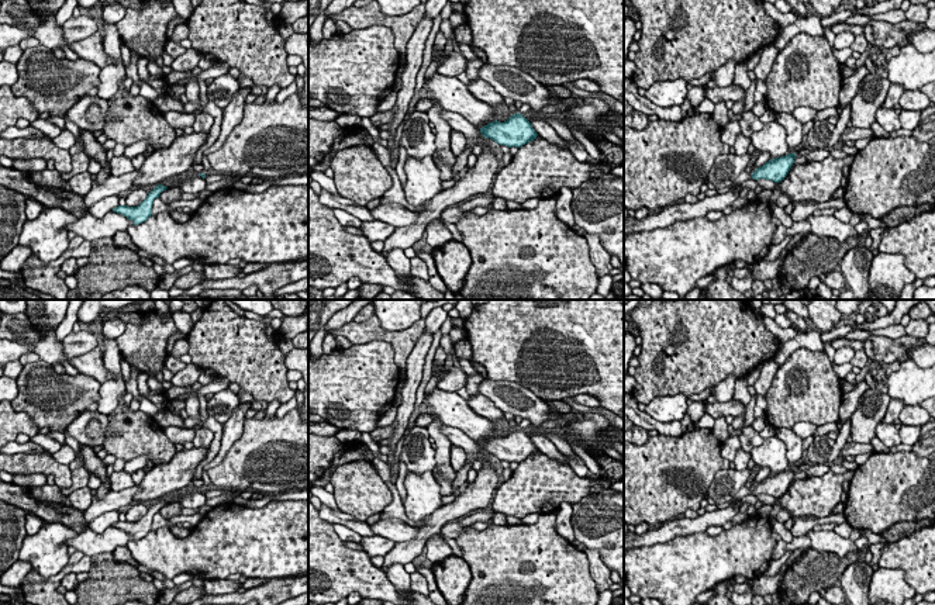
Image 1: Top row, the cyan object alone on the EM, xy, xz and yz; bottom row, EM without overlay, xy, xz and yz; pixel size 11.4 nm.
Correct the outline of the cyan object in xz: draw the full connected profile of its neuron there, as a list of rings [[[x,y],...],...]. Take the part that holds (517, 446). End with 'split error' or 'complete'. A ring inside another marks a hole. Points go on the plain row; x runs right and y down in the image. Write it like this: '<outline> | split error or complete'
[[[520,428],[511,431],[504,438],[498,438],[497,435],[489,438],[480,443],[480,447],[484,453],[490,453],[498,460],[508,463],[521,463],[538,452],[531,438]]] | complete

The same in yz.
[[[789,469],[782,473],[770,474],[763,481],[758,483],[752,488],[752,494],[766,494],[774,498],[780,498],[787,491],[796,474],[796,469]]] | complete

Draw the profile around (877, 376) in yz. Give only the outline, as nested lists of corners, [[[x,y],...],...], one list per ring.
[[[872,362],[869,366],[869,371],[865,376],[865,381],[869,388],[877,393],[887,393],[889,390],[889,377],[891,373],[900,369],[900,362],[883,363],[883,362]]]

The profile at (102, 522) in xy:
[[[108,511],[93,519],[89,525],[89,529],[92,529],[94,533],[103,533],[115,522],[118,522],[118,511]]]

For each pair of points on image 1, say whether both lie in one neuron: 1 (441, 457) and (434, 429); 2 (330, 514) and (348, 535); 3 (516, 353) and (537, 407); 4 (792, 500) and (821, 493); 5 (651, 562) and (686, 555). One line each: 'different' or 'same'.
1: same
2: different
3: different
4: same
5: same

